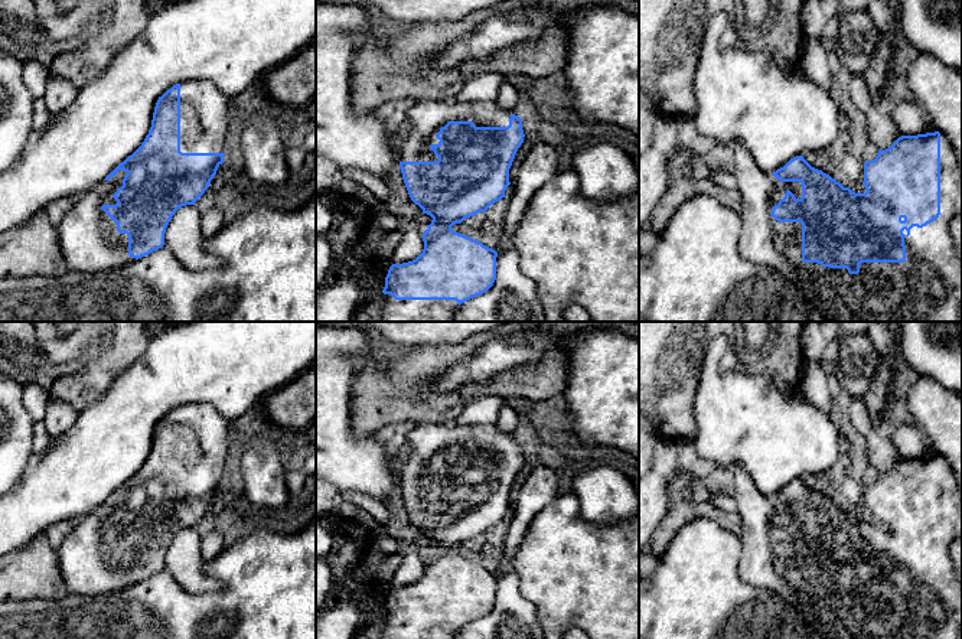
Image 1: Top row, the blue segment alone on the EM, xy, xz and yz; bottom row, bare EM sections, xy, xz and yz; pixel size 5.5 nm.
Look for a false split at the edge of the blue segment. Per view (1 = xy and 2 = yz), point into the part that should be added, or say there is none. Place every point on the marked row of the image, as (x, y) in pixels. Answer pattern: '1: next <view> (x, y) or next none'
1: next xy (90, 241)
2: next yz (928, 286)

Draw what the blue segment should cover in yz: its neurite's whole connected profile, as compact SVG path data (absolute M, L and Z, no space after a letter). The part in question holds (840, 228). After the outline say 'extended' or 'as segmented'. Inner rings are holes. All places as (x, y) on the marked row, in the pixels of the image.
M939 131L901 136L888 149L878 150L874 160L864 162L865 193L855 193L844 188L829 175L812 167L803 156L790 159L773 173L763 172L753 160L743 141L731 146L734 157L734 176L737 192L741 198L741 234L738 251L743 258L767 265L790 280L802 296L822 314L825 322L962 322L962 260L959 258L949 222L955 215L962 215L962 172L958 166L956 153L946 136Z; extended

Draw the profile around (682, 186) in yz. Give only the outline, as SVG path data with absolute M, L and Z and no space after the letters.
M682 172L672 177L663 196L656 203L649 224L650 229L656 235L661 235L668 228L669 219L676 209L688 199L698 195L712 196L736 212L741 212L741 198L736 189L724 189L711 179L697 179Z

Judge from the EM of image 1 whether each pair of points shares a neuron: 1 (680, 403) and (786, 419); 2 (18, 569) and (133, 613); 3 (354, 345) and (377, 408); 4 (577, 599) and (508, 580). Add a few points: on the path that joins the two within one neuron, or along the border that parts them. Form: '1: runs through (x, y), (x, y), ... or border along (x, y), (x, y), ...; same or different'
1: border along (701, 371), (694, 403), (694, 433), (690, 437); different
2: border along (68, 593), (58, 599), (35, 599); different
3: border along (359, 371), (352, 387), (351, 404); different
4: border along (518, 548), (514, 557), (518, 592), (537, 612); different

